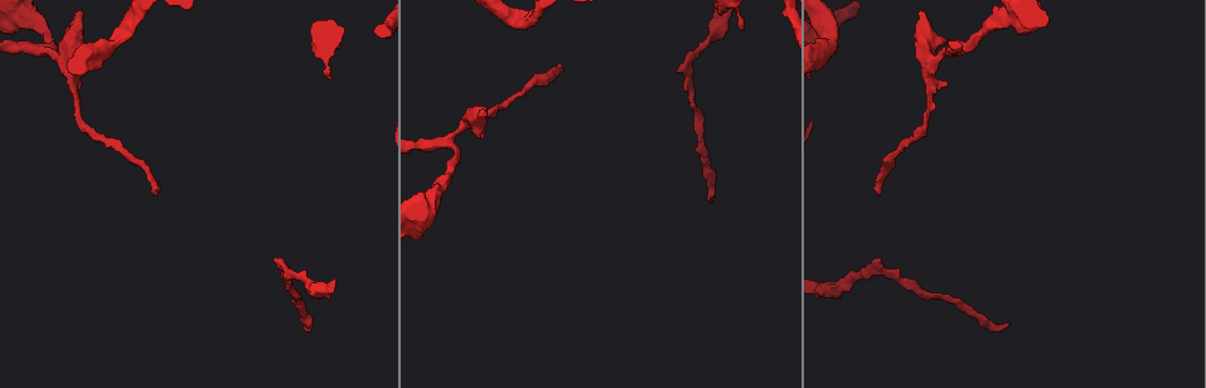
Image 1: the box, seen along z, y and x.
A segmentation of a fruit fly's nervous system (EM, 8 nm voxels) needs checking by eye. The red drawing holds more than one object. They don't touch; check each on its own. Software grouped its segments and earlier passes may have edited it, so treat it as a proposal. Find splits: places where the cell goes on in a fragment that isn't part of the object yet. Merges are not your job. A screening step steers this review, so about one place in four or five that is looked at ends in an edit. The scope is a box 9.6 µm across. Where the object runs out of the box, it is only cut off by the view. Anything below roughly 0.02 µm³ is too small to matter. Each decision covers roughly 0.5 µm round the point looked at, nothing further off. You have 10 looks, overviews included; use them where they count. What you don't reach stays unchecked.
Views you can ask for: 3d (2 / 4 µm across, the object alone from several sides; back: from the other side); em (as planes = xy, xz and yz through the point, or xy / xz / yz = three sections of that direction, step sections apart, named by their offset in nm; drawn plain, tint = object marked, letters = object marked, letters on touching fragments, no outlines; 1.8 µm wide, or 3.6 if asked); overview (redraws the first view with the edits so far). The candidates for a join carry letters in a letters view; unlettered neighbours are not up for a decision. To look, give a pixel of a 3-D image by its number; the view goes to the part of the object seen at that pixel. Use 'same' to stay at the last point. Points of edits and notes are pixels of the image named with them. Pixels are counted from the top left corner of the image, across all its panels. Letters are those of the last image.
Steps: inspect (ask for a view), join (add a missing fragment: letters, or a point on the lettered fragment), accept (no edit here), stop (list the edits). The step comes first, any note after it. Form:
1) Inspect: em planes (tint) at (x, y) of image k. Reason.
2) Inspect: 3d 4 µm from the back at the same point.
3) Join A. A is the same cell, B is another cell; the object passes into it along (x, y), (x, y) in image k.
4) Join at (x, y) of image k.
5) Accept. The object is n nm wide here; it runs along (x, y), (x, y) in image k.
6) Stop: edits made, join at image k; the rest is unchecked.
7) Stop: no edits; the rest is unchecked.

Inspect: em xy step 8 (letters) at (80, 11) of image 1.

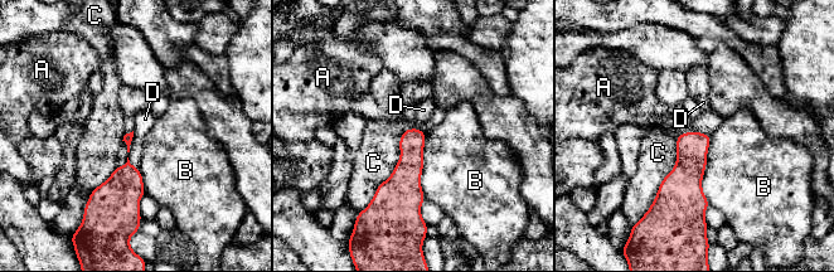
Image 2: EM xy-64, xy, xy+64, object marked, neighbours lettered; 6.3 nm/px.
Inspect: em planes (letters) at the same point.

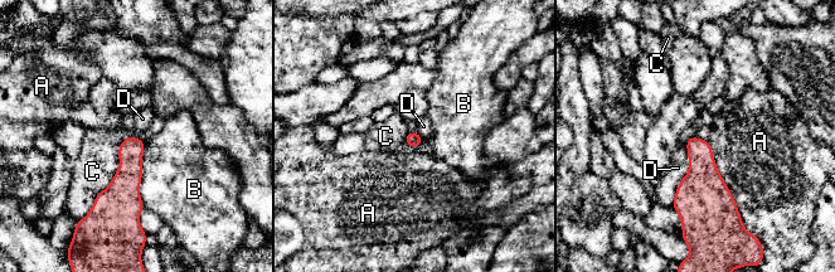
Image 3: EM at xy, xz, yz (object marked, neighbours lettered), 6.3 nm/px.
Accept. A, B, C and D are other cells; a border runs along (685, 144), (688, 173), (671, 205) in image 3; no lettered fragment goes on from it.

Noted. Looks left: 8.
Inspect: em planes (plain) at (156, 192) of image 1.

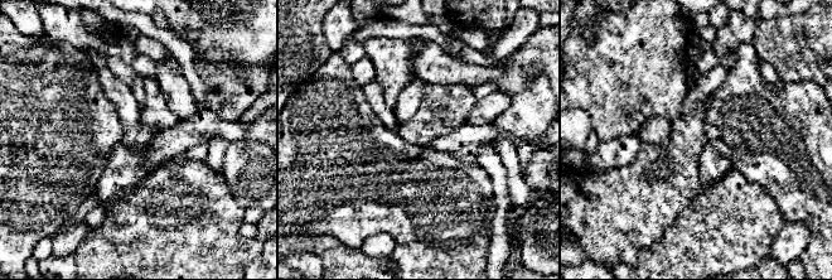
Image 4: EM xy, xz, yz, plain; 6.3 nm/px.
Inspect: em planes (letters) at the same point. What lies round it.

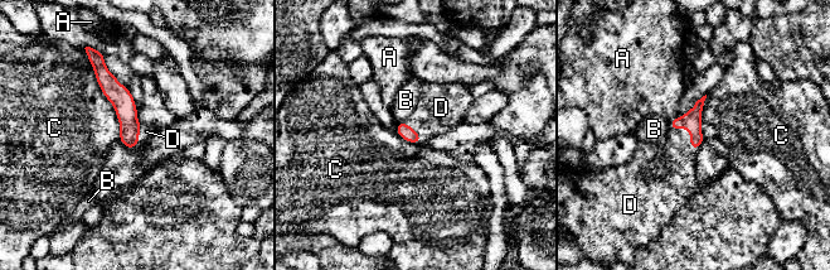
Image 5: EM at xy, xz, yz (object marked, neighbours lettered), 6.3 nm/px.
Join D. D is the same cell, A, B and C are other cells; the object passes into it along (692, 120), (687, 129), (670, 164) in image 5; it goes on there.

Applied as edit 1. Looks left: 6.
Inspect: 3d 4 µm at (78, 81) of image 1.

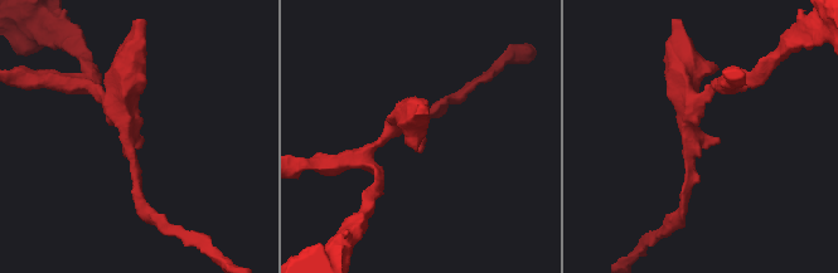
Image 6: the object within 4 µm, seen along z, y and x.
Inspect: em xz step 4 (plain) at (141, 138) of image 6. Shape alone is not enough.

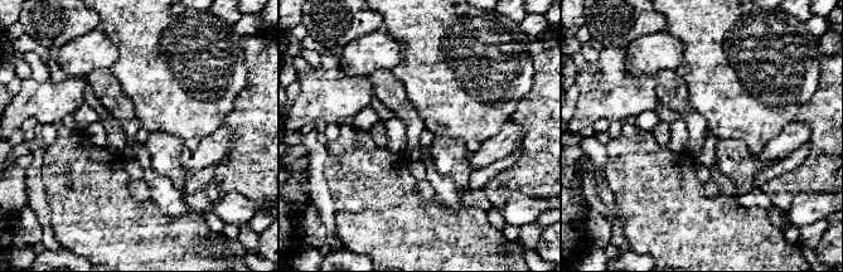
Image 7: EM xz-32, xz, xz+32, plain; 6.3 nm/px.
Inspect: em xz step 4 (letters) at the same point.

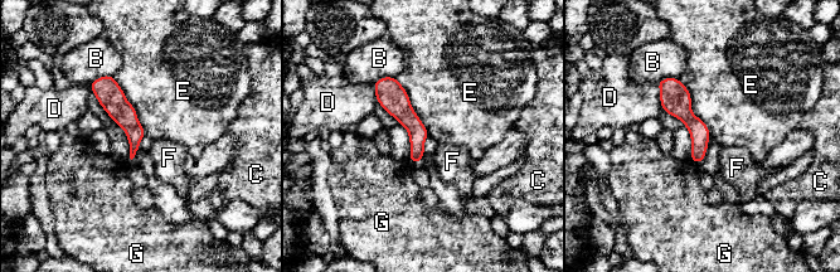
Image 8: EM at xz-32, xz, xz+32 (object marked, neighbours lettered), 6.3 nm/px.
Accept. The object is 120 nm wide here; the longest contact is with E, 440 nm; B, C, D, E, F and G are other cells; no lettered fragment goes on from it.

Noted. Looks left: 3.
Inspect: 3d 4 µm at (710, 200) of image 1. An open end.

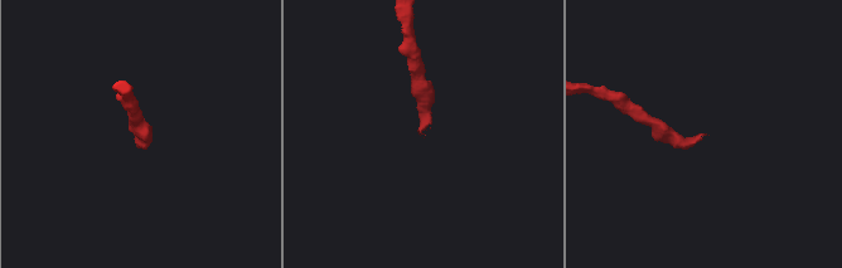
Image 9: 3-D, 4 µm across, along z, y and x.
Inspect: em planes (letters) at (702, 136) of image 9. Now the EM.

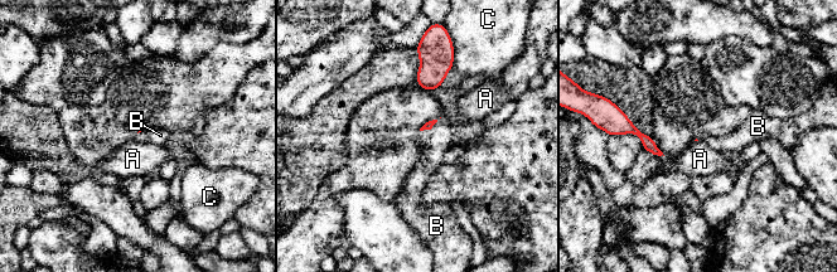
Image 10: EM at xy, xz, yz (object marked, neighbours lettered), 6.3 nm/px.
Join B. The longest contact is with B, 140 nm; B is the same cell, A and C are other cells; it goes on there.

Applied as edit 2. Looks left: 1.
Stop: edits made, join at image 5, join at image 10; the rest is unchecked.

